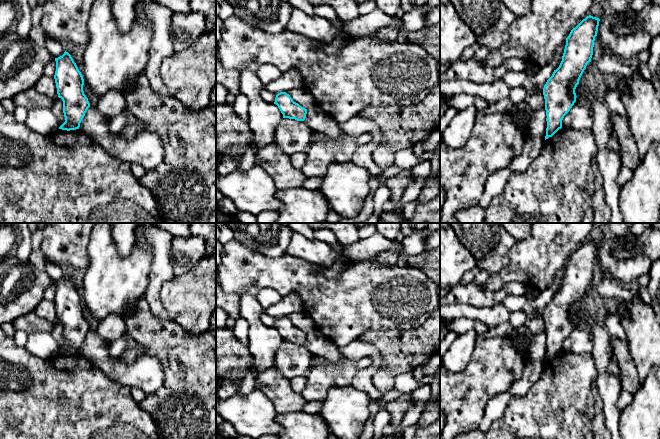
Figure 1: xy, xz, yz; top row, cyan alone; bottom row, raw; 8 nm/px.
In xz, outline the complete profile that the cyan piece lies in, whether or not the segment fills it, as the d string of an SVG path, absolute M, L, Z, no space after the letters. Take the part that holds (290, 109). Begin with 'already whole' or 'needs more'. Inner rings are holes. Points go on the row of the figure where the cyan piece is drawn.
already whole | M280 92L276 95L275 102L283 114L283 118L295 119L304 121L307 114L307 109L294 102L289 94Z

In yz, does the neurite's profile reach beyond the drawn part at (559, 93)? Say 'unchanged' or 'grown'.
unchanged

